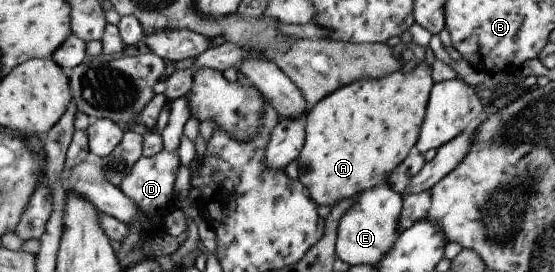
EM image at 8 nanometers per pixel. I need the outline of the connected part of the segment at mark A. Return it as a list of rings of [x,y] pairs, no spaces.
[[[418,57],[411,71],[393,72],[383,79],[361,78],[361,81],[341,86],[308,108],[304,142],[296,160],[298,180],[316,205],[332,206],[377,184],[386,183],[388,175],[414,148],[432,85],[430,65]]]

